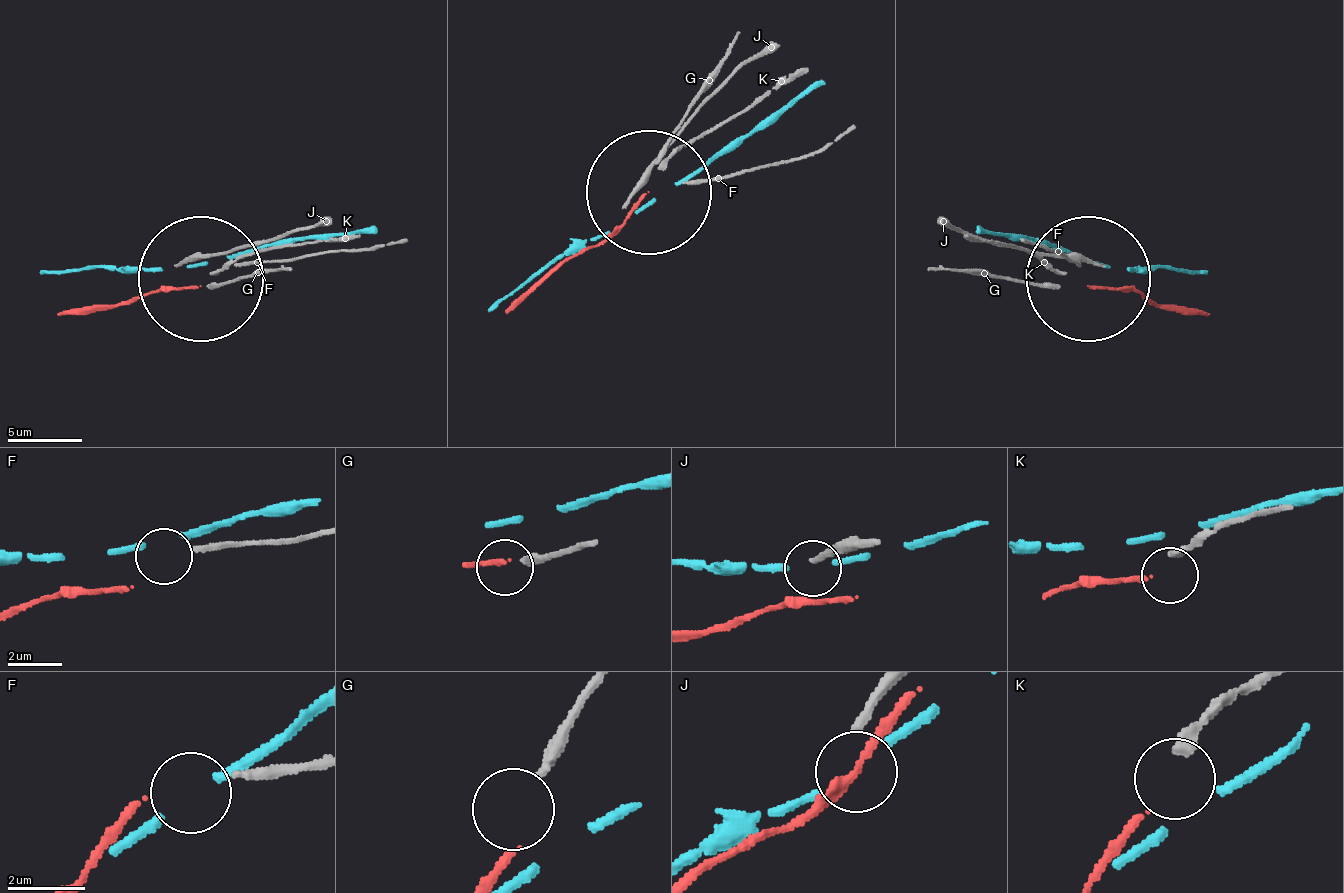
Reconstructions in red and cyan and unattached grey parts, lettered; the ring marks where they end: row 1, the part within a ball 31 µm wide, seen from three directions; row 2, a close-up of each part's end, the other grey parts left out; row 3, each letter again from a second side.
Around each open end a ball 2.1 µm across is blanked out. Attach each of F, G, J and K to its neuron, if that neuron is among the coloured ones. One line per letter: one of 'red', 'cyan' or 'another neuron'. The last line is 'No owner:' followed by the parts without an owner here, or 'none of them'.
F: another neuron
G: another neuron
J: another neuron
K: red
No owner: F, G, J

